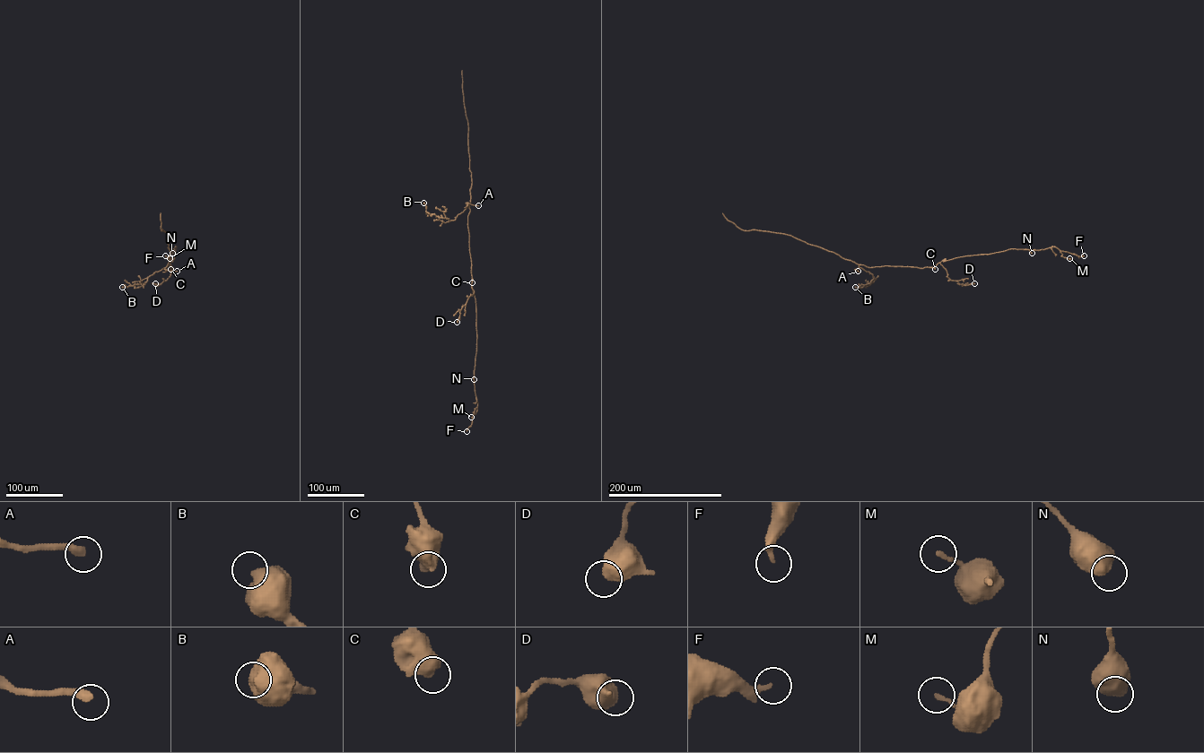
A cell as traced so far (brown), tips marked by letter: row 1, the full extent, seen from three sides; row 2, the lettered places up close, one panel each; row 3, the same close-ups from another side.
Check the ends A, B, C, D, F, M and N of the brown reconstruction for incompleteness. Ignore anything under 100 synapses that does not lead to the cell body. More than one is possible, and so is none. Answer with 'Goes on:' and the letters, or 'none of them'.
Goes on: none of them

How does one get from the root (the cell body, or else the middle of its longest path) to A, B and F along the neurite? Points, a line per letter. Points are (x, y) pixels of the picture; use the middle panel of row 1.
A: (469, 250), (467, 220), (470, 210), (466, 203), (478, 205)
B: (469, 250), (469, 206), (455, 220), (449, 220), (431, 215), (423, 203)
F: (469, 250), (471, 288), (475, 306), (474, 383), (477, 405), (466, 431)

